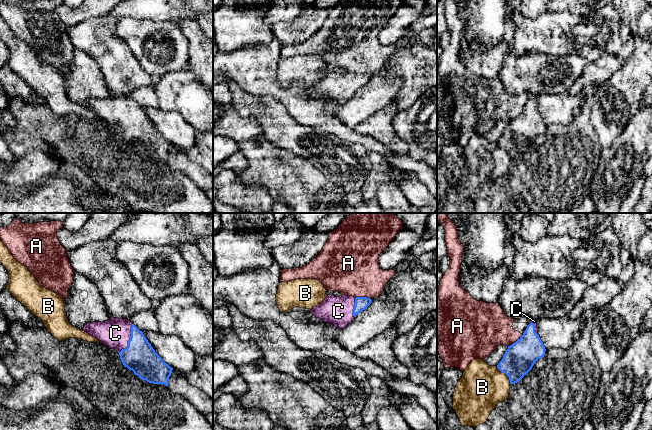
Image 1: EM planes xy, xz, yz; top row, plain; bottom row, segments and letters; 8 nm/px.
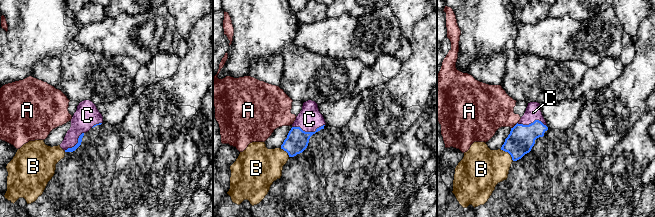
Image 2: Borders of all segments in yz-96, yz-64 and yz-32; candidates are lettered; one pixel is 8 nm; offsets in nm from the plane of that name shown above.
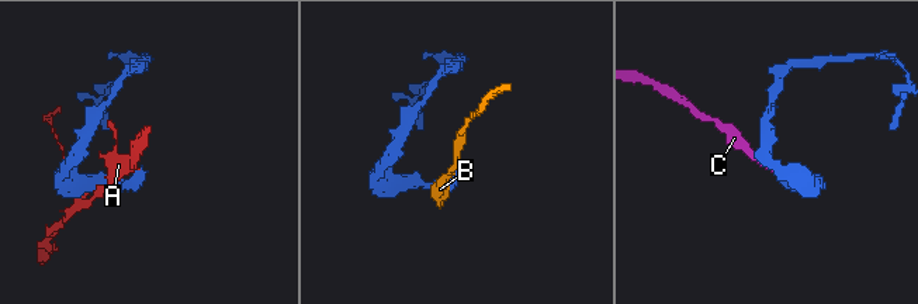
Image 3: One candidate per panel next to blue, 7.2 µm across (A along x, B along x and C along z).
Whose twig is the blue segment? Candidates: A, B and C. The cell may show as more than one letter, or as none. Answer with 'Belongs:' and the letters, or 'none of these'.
Belongs: C

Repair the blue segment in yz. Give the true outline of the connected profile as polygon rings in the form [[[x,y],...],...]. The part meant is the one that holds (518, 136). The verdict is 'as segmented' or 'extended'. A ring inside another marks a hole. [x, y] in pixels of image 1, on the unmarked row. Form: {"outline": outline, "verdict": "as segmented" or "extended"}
{"outline": [[[533,95],[522,112],[508,122],[497,144],[509,153],[510,160],[515,160],[532,145],[538,135],[544,133],[545,127],[538,111],[537,96]]], "verdict": "extended"}

